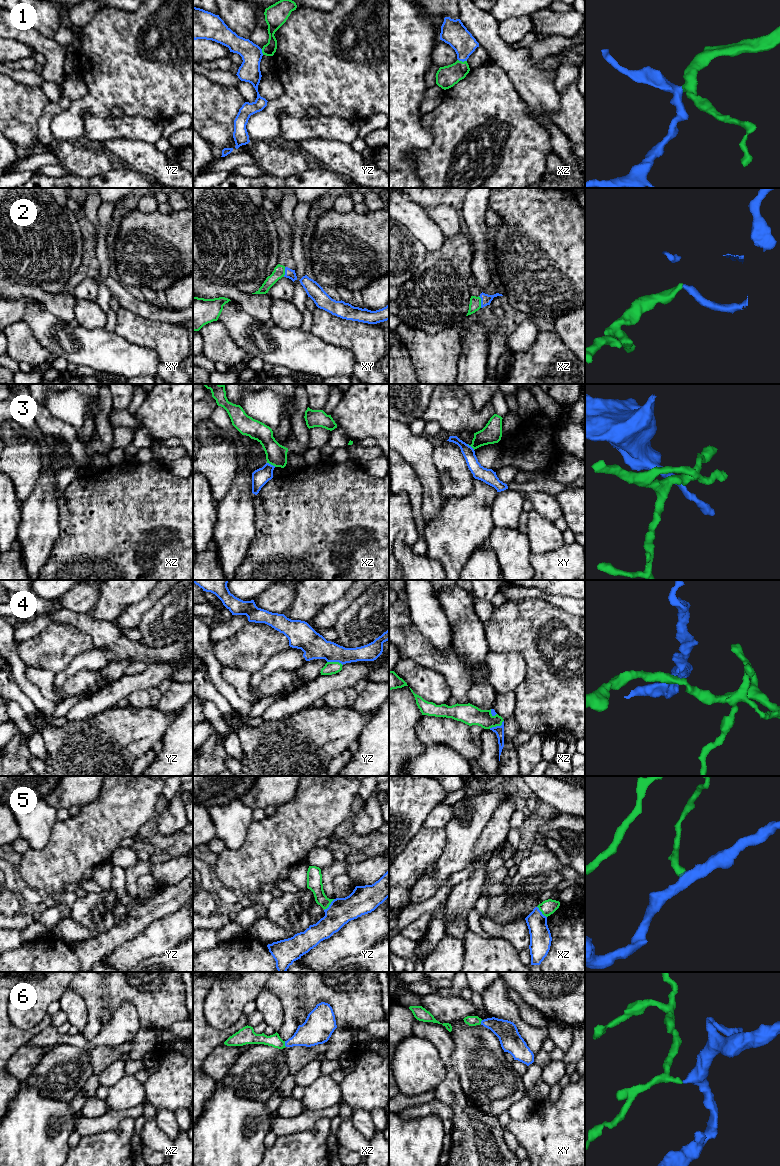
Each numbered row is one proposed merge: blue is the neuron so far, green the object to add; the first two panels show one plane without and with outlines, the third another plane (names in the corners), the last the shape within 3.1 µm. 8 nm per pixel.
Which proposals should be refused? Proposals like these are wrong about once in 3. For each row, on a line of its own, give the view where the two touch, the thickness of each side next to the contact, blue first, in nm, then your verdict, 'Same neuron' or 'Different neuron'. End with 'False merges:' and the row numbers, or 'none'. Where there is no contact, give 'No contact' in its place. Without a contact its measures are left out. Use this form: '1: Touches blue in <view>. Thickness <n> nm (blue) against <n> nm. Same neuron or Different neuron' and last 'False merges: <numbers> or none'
1: Touches blue in xz. Thickness 200 nm (blue) against 180 nm. Same neuron
2: Touches blue in xz. Thickness 90 nm (blue) against 100 nm. Same neuron
3: Touches blue in xz. Thickness 140 nm (blue) against 170 nm. Different neuron
4: Touches blue in xz. Thickness 80 nm (blue) against 160 nm. Different neuron
5: Touches blue in yz. Thickness 200 nm (blue) against 130 nm. Different neuron
6: Touches blue in xz. Thickness 220 nm (blue) against 100 nm. Same neuron
False merges: 3, 4, 5

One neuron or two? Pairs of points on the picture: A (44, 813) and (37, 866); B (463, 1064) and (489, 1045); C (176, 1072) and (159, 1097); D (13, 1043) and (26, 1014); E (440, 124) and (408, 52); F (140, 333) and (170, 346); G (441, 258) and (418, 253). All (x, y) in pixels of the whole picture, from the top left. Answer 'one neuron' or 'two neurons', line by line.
A: two neurons
B: one neuron
C: one neuron
D: two neurons
E: two neurons
F: one neuron
G: two neurons

